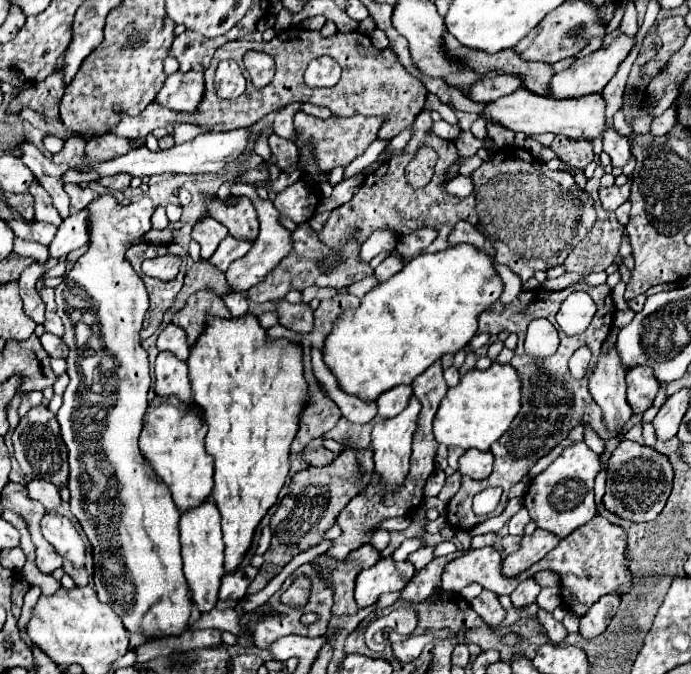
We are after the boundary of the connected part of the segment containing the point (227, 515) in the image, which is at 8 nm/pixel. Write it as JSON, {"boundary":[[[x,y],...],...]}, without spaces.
{"boundary":[[[251,313],[227,321],[209,317],[203,337],[191,349],[187,367],[195,405],[209,427],[205,447],[215,461],[213,501],[221,513],[225,571],[233,573],[289,473],[289,445],[307,401],[301,347],[289,341],[267,341],[265,329]]]}

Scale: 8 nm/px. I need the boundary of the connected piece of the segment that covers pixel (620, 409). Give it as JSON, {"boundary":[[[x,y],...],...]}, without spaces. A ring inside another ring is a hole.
{"boundary":[[[615,347],[601,351],[593,373],[589,375],[589,391],[595,403],[603,409],[603,419],[609,429],[623,427],[631,413],[625,399],[625,373]]]}

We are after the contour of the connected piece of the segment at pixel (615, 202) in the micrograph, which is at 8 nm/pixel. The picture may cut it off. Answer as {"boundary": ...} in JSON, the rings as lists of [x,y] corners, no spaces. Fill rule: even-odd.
{"boundary":[[[613,185],[613,187],[599,189],[599,201],[601,201],[601,207],[605,211],[615,211],[627,199],[629,199],[629,185],[623,185],[623,187]]]}

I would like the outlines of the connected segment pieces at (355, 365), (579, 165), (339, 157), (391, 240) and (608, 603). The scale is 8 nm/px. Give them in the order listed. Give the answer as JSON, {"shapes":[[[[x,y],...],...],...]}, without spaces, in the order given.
{"shapes":[[[[461,243],[441,253],[417,255],[395,273],[391,279],[371,289],[359,303],[359,309],[347,309],[335,321],[331,333],[323,345],[323,363],[331,369],[337,385],[347,395],[355,395],[361,401],[377,401],[381,393],[401,383],[411,385],[431,363],[445,353],[463,349],[477,331],[477,317],[499,299],[503,283],[495,273],[493,259],[473,245]]],[[[555,137],[549,147],[557,155],[557,159],[563,163],[561,169],[569,171],[571,175],[577,169],[585,169],[595,159],[589,141],[571,141],[569,137]]],[[[297,111],[295,113],[295,133],[297,133],[297,137],[293,141],[295,141],[299,151],[305,145],[309,145],[321,173],[329,173],[335,167],[347,167],[355,157],[359,157],[377,139],[377,131],[381,129],[383,123],[385,123],[383,117],[355,115],[355,117],[343,119],[343,117],[333,115],[329,119],[317,119],[317,117],[311,117],[311,115]]],[[[377,229],[361,245],[361,257],[363,257],[363,261],[371,261],[381,251],[395,249],[395,243],[397,243],[397,235],[393,231],[389,231],[389,229]]],[[[613,593],[613,595],[607,595],[607,597],[601,597],[591,609],[589,613],[581,619],[581,625],[579,625],[579,633],[587,639],[593,639],[597,635],[601,635],[609,621],[615,617],[617,613],[617,607],[619,607],[619,595]]]]}

